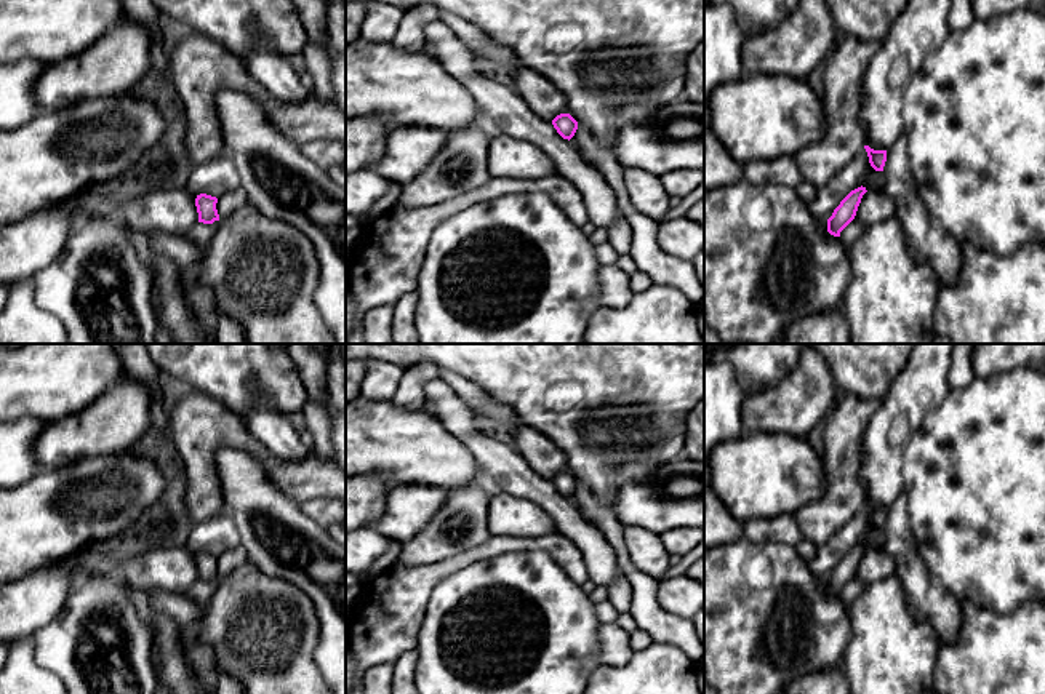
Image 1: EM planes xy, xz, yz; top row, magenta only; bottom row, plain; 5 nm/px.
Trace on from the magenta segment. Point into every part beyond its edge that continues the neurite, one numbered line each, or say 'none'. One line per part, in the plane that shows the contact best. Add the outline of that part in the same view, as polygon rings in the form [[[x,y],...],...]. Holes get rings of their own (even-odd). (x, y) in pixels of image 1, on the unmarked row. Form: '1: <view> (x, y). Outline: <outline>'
none

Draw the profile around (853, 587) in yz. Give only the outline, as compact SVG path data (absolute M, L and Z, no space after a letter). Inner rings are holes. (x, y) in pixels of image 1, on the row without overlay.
M851 579L842 590L840 590L840 600L845 606L848 606L863 590L866 584L863 584L858 579Z

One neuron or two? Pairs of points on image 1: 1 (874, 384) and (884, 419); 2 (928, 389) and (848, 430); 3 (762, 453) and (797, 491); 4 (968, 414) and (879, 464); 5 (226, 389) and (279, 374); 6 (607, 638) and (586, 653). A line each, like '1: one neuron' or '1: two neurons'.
1: two neurons
2: two neurons
3: one neuron
4: two neurons
5: one neuron
6: two neurons

